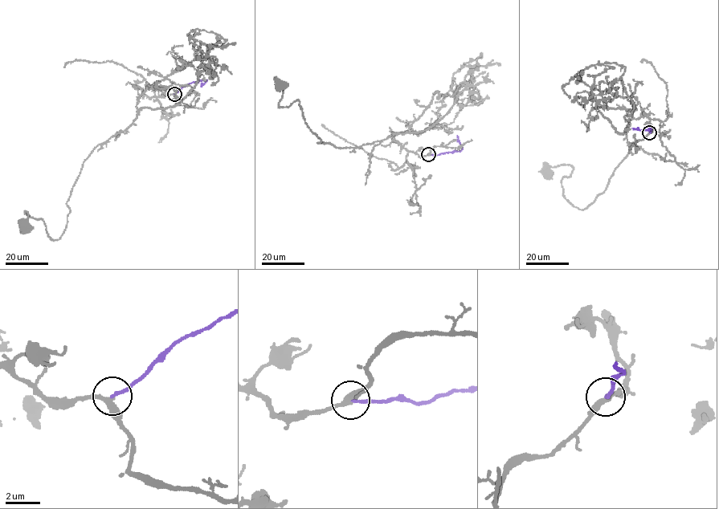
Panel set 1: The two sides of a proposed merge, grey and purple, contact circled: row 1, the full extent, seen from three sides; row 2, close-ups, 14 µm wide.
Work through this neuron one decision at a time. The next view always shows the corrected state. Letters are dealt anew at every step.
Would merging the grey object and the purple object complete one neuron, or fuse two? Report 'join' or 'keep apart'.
keep apart

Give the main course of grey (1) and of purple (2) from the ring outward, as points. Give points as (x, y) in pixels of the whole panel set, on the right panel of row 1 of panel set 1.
1: (649, 132), (650, 119), (630, 120), (630, 151), (583, 209), (565, 197), (561, 181), (572, 167), (548, 173)
2: (649, 132), (650, 128), (640, 130), (632, 128)

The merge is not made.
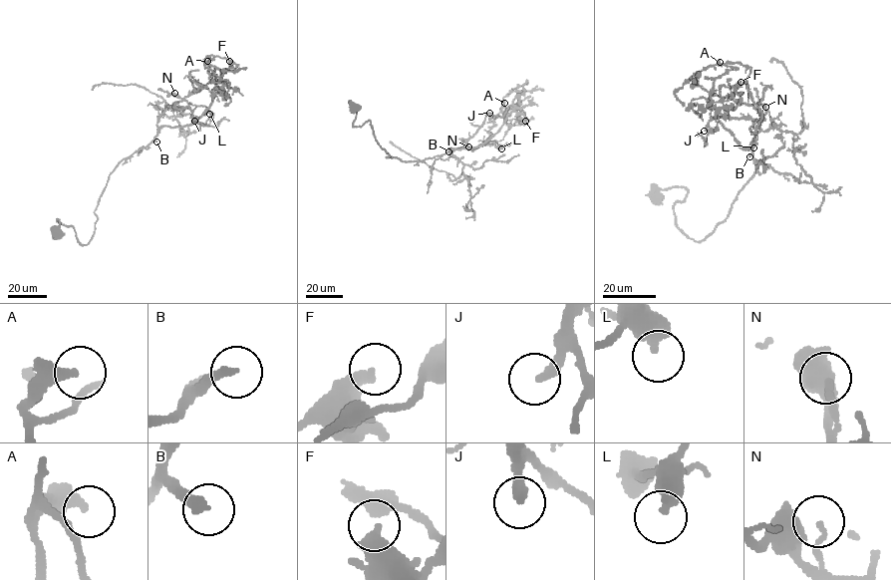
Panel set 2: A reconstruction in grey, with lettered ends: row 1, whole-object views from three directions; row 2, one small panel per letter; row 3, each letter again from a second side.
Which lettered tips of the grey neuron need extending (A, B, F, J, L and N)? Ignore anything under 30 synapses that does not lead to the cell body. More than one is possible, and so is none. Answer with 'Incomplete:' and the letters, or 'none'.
Incomplete: B, J

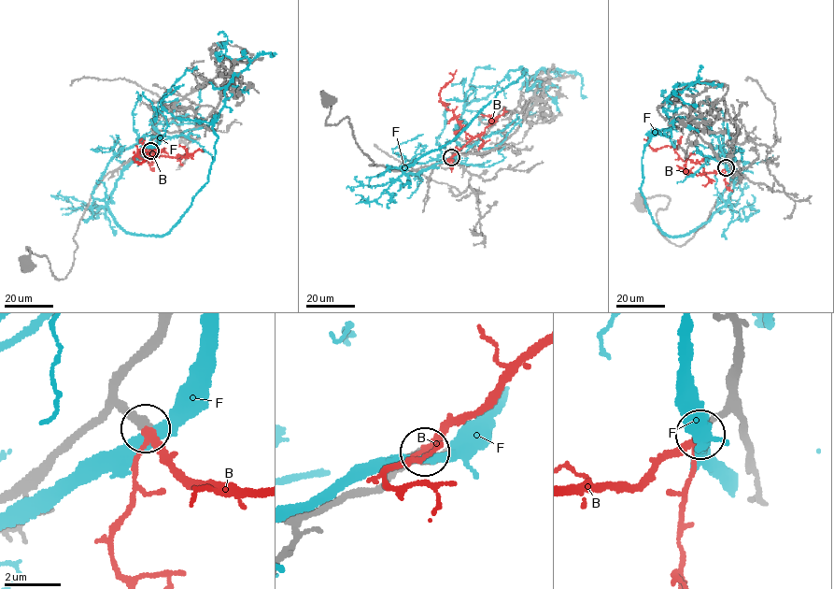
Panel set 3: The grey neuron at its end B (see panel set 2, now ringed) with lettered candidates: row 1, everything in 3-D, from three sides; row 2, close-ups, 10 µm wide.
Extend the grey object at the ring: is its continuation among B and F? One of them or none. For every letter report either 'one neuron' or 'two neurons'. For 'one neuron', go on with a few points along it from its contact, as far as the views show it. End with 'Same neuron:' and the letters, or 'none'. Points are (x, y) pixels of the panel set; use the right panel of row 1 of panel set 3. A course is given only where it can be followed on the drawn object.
B: one neuron | via (727, 167), (718, 172), (704, 173), (701, 165), (679, 159), (673, 147), (655, 150), (643, 138)
F: two neurons
Same neuron: B

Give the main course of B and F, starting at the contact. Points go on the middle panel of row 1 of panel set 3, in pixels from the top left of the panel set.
B: (451, 157), (472, 138), (439, 95), (441, 88), (454, 78), (456, 69)
F: (451, 157), (404, 169), (522, 71), (528, 90), (541, 67), (561, 70), (536, 85), (536, 111)

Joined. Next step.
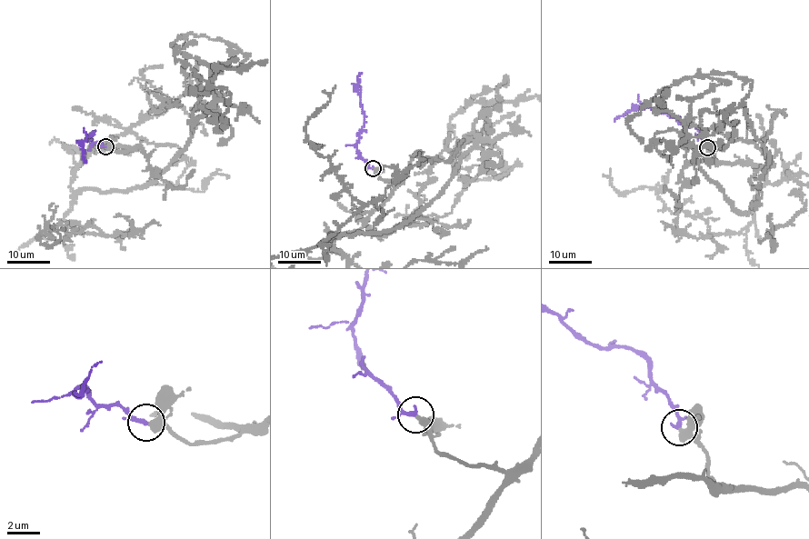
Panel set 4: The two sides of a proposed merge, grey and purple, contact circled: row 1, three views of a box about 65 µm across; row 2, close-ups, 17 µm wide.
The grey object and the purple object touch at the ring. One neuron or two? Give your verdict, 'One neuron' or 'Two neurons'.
One neuron

